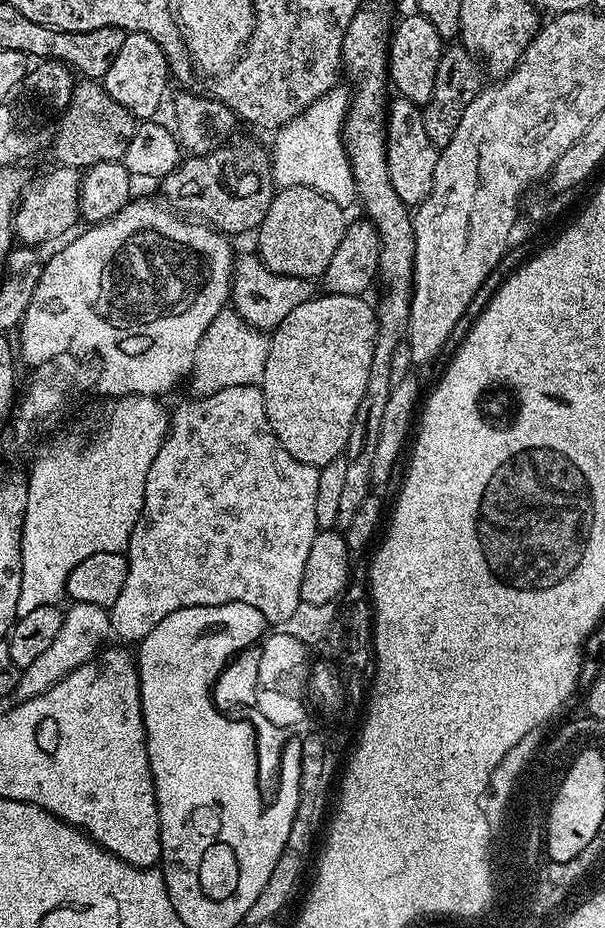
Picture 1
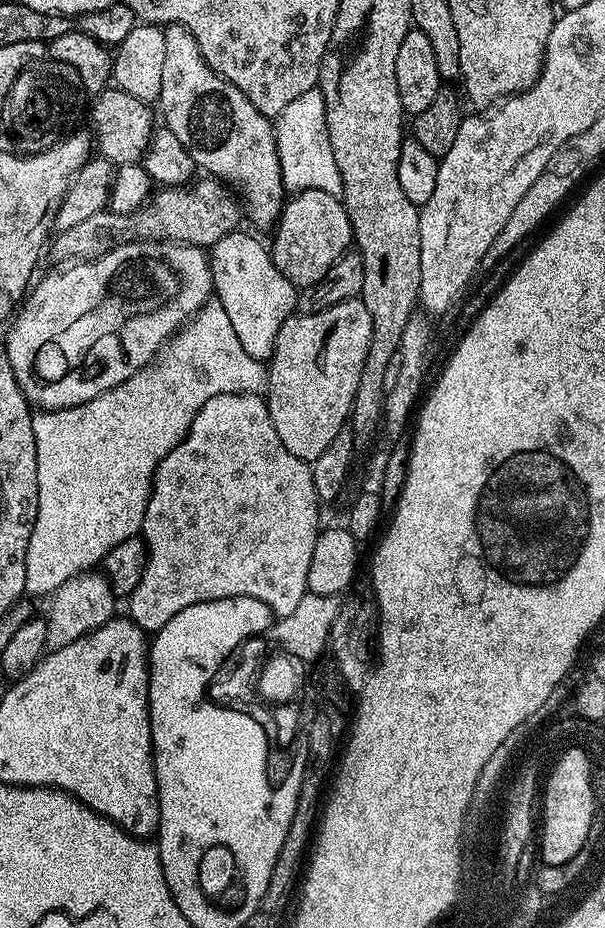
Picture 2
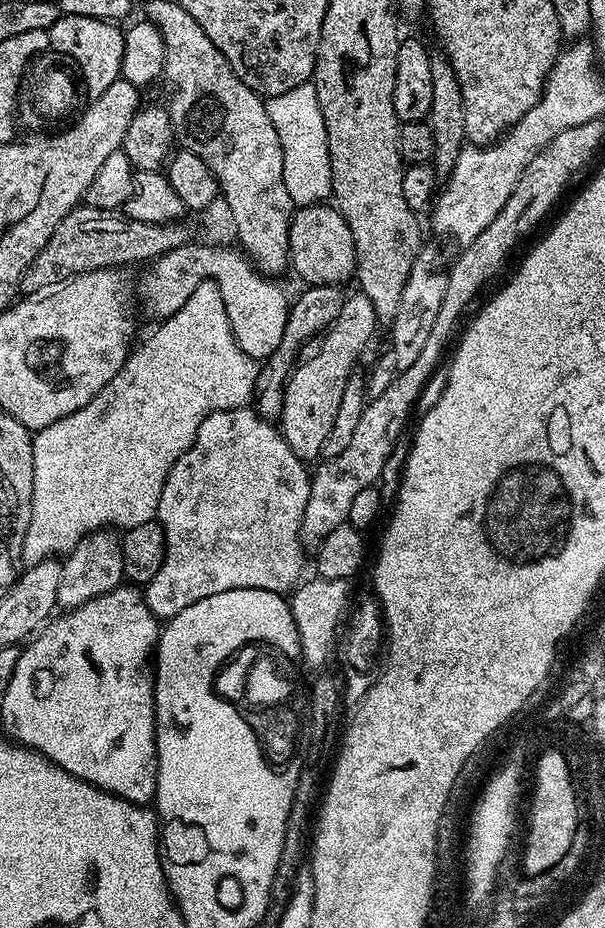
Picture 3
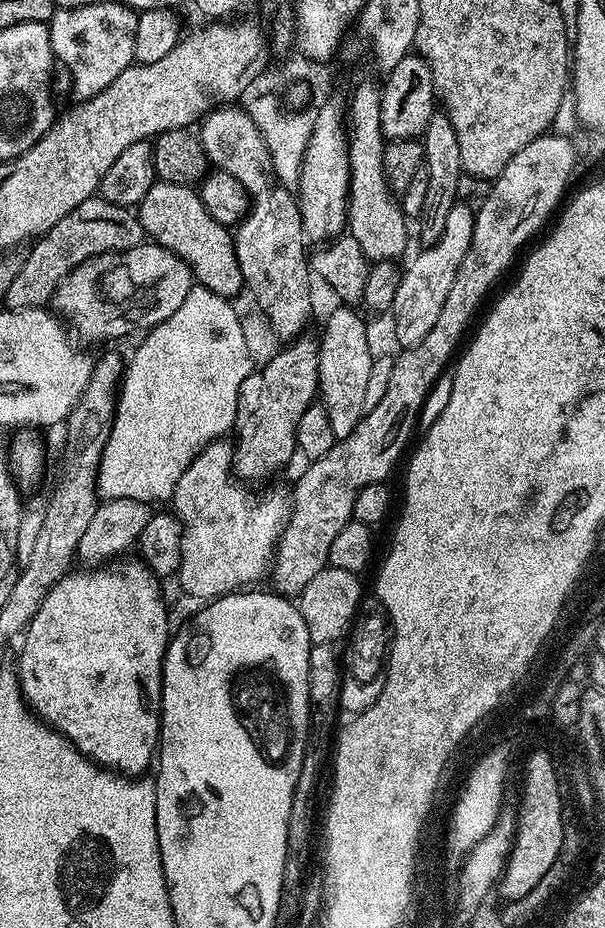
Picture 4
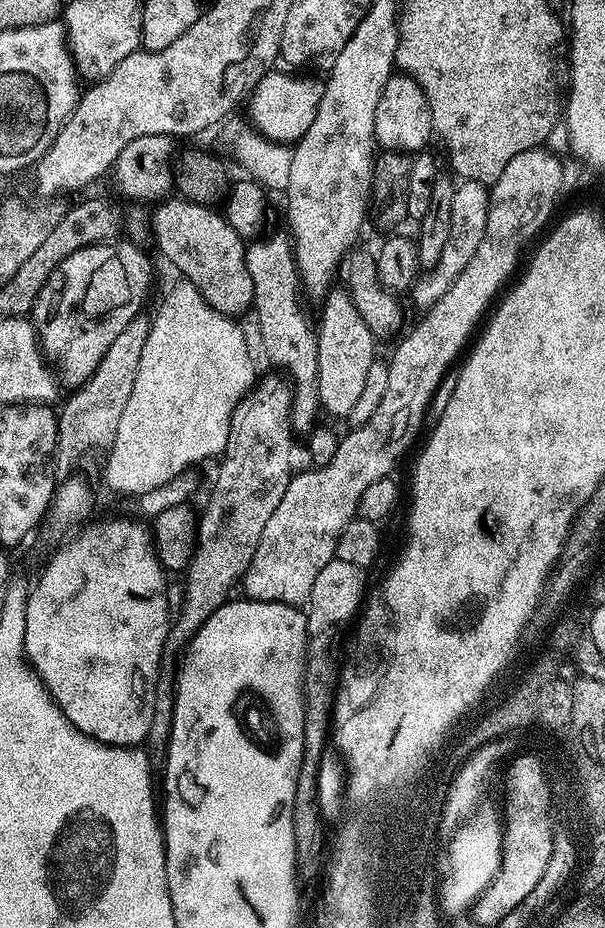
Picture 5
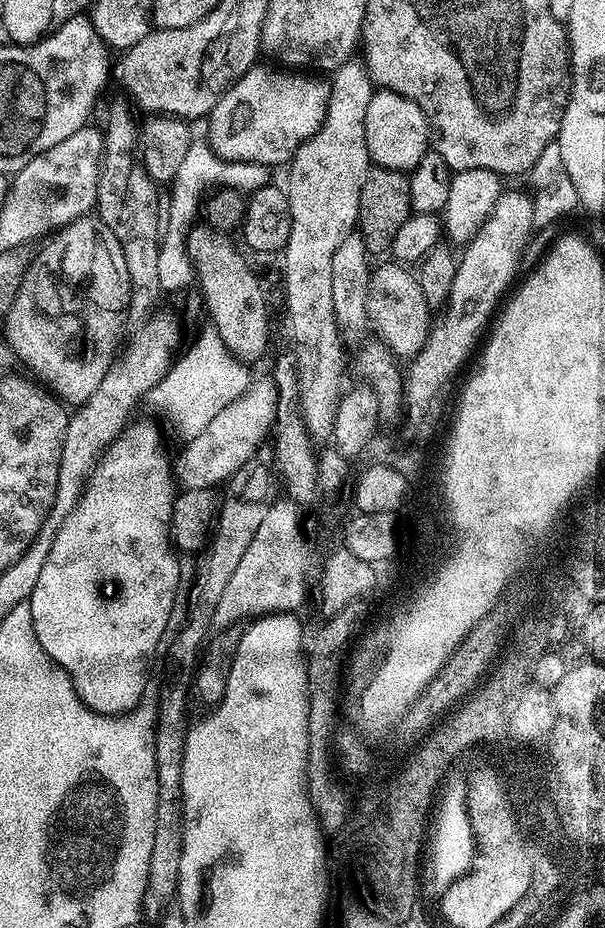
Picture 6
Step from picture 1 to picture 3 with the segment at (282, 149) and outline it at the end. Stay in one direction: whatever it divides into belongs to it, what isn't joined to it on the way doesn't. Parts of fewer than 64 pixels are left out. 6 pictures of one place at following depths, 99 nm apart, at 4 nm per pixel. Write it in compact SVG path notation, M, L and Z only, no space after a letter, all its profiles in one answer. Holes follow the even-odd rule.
M308 81L284 94L267 97L264 104L283 146L283 180L293 205L308 207L325 201L331 195L332 171L325 119L318 106L315 83Z

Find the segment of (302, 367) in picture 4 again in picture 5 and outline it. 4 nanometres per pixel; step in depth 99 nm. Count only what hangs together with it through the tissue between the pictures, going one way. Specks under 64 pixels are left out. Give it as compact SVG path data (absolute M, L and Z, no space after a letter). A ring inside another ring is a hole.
M261 375L251 390L238 402L232 415L228 441L219 461L216 481L208 496L208 505L198 518L196 530L196 553L188 563L184 580L184 601L180 613L168 625L168 637L164 652L160 655L160 670L156 673L154 694L154 718L146 741L149 753L163 753L172 732L174 702L176 701L176 669L178 657L189 642L198 634L202 622L214 614L230 599L232 587L241 583L244 572L254 558L258 538L270 522L270 514L278 510L282 494L294 475L292 468L292 390L283 375Z

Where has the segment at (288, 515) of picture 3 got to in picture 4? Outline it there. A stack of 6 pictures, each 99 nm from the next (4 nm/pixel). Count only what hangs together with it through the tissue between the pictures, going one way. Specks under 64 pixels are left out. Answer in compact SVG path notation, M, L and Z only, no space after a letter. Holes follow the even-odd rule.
M221 438L213 440L212 443L207 444L200 451L195 458L190 462L190 466L186 466L186 474L182 474L182 478L178 478L176 489L170 501L171 511L180 520L182 530L182 558L180 559L180 571L178 573L178 581L180 580L180 588L188 596L193 596L199 602L207 602L216 599L218 596L226 596L230 592L243 589L245 586L252 586L255 580L260 580L269 575L270 569L274 563L276 555L276 544L280 540L280 535L284 532L284 527L288 521L288 514L290 511L290 496L287 491L283 492L280 488L272 488L269 492L260 492L255 496L255 491L245 481L239 478L230 478L236 480L236 486L242 487L244 492L236 492L236 514L232 514L232 536L226 536L228 532L222 528L218 530L216 536L208 534L208 522L200 522L200 520L210 520L206 518L206 510L194 510L194 502L192 494L200 490L202 480L208 482L226 482L226 472L233 472L232 466L232 449L231 443L227 444L227 439Z

